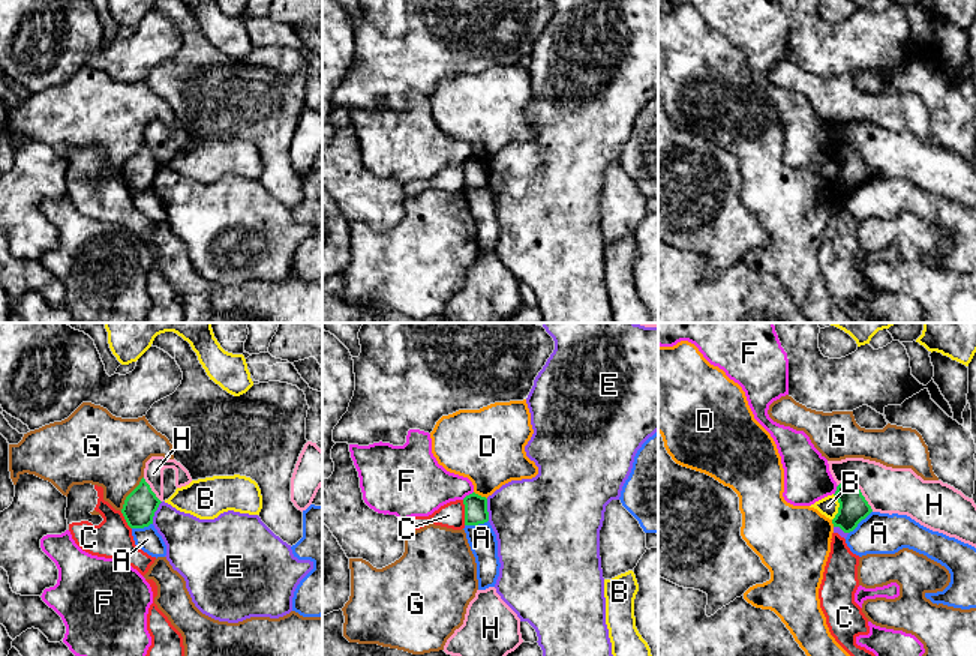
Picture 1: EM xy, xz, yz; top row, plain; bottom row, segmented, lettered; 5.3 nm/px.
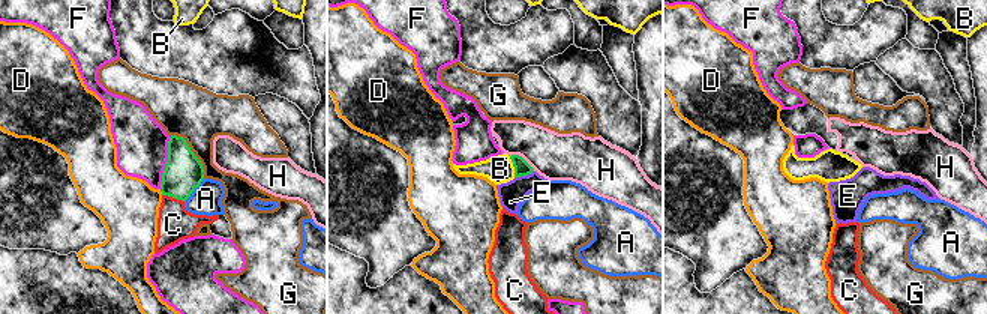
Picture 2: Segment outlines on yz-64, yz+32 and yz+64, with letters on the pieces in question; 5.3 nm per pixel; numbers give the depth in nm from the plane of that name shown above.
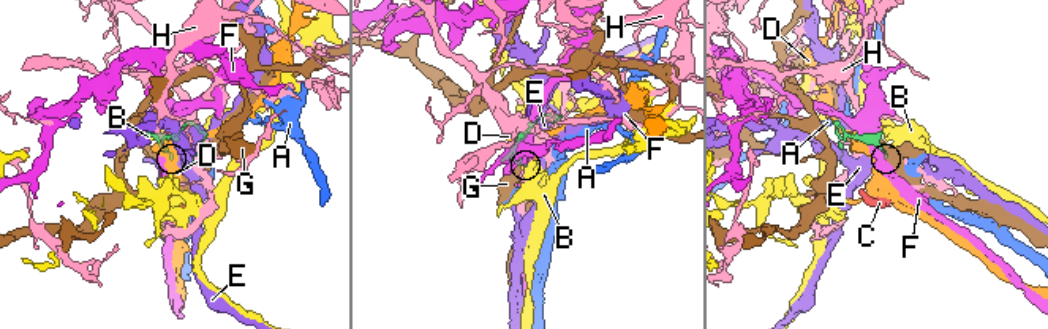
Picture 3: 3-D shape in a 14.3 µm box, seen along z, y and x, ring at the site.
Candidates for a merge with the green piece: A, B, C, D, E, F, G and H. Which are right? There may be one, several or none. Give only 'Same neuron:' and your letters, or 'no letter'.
Same neuron: no letter

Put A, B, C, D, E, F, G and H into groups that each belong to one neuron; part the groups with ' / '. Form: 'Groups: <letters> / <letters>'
Groups: A / B / C / D / E / F / G / H

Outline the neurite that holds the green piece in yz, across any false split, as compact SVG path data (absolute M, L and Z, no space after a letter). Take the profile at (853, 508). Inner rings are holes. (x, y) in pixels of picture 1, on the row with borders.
M853 482L840 483L834 495L840 507L832 524L844 533L853 531L858 524L873 512L861 489Z

